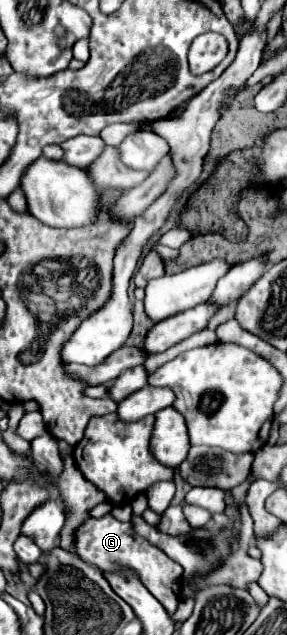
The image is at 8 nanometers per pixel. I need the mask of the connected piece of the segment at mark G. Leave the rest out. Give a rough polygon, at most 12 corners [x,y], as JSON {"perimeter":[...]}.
{"perimeter":[[112,514],[76,532],[76,552],[100,570],[134,570],[168,610],[182,566]]}

